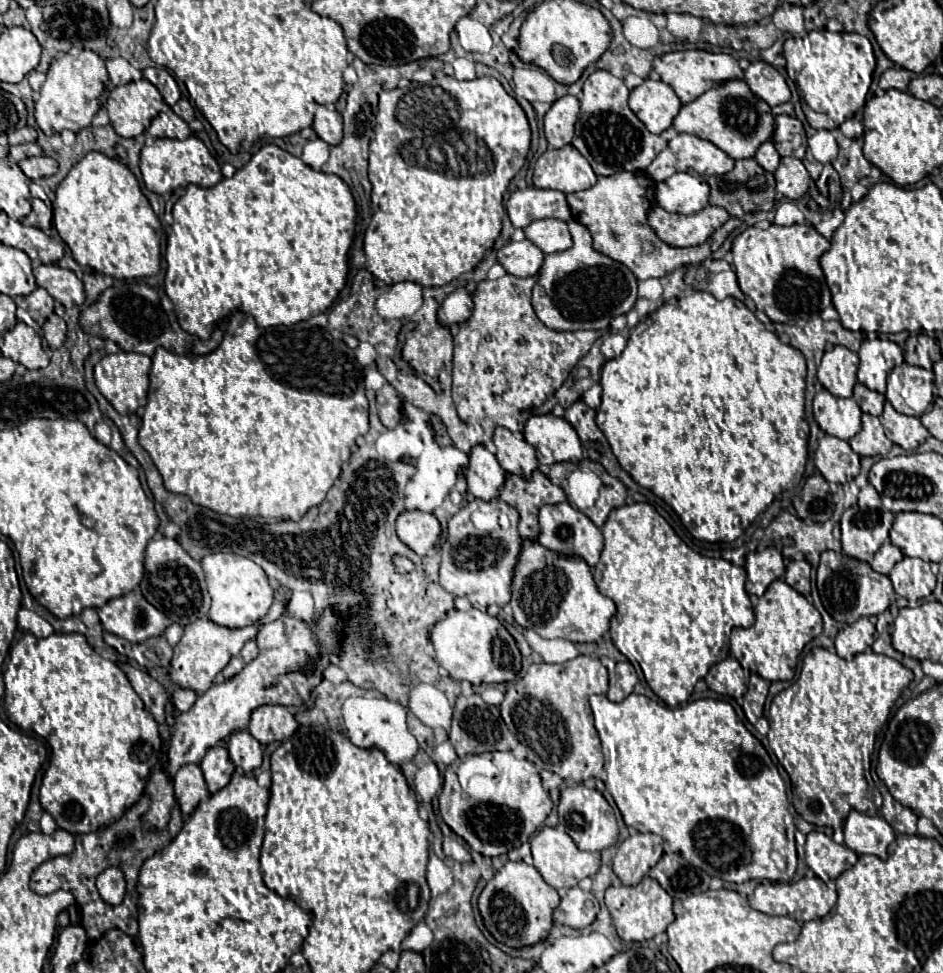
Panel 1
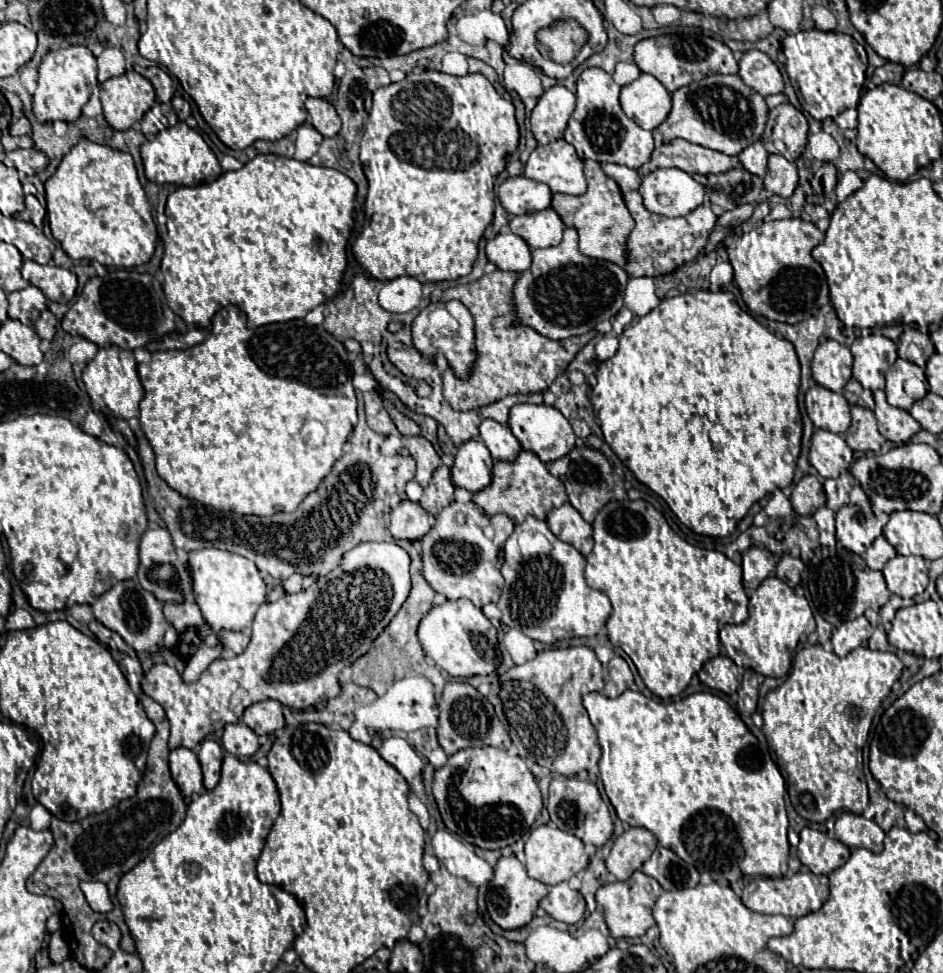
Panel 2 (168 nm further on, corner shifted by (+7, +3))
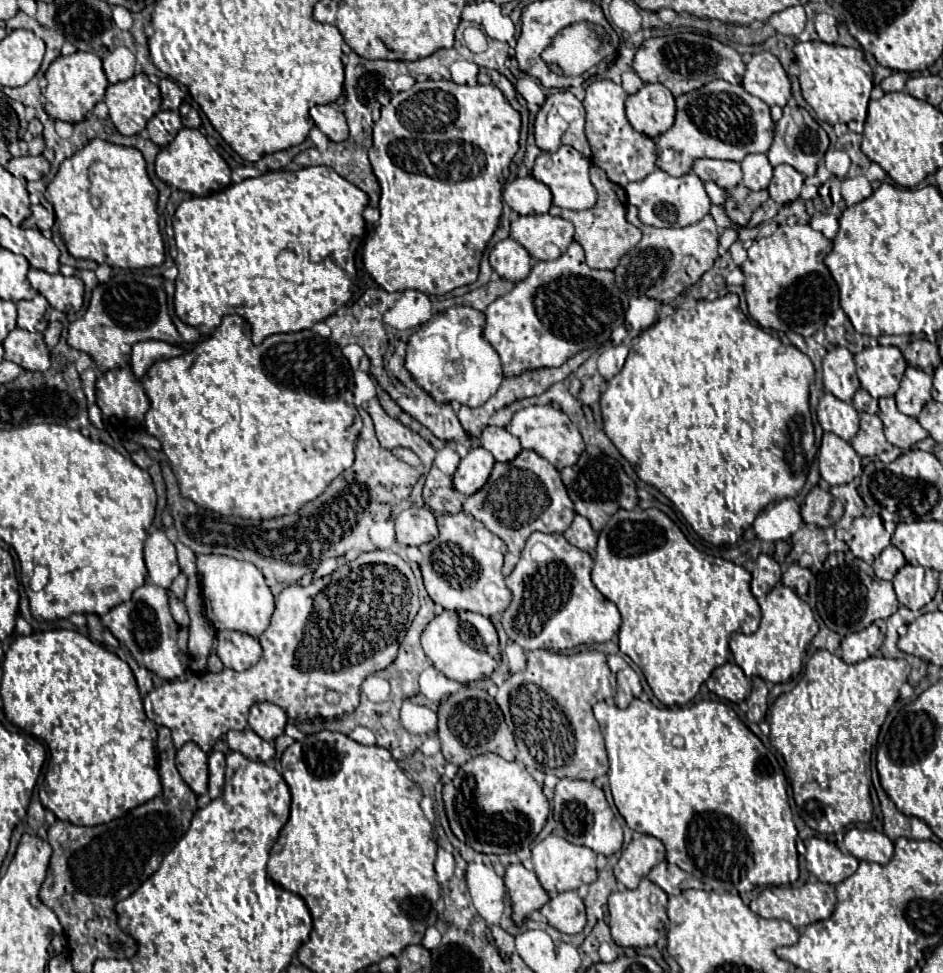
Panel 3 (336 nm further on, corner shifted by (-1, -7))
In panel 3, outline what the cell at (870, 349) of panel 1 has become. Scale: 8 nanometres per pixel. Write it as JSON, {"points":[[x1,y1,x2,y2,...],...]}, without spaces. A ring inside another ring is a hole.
{"points":[[866,347,856,357,860,385,874,397,894,397,906,371,906,359,898,347]]}

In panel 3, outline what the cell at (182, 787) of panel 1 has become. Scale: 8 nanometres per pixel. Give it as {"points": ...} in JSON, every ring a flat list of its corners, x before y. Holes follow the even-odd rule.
{"points":[[188,741,176,753,176,767,182,779,190,785,196,795,204,795,208,791,208,755,192,741]]}

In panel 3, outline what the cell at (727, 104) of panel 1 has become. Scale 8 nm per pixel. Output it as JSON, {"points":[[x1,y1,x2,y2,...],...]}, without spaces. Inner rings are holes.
{"points":[[724,79,676,97,674,125,656,137,656,165,672,177,682,177,692,171,696,159,730,159,742,161,750,153,766,153,772,145,774,121,770,107,748,95,742,85,730,85]]}

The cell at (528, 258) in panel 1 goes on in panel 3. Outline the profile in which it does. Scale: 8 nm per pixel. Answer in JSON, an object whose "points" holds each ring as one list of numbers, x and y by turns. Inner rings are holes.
{"points":[[504,239,490,251,490,265,502,279,518,283,532,269,532,257,514,239]]}

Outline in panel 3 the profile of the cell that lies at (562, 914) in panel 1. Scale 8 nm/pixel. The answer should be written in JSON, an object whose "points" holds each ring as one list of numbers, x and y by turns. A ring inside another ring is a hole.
{"points":[[584,884,578,889,558,893,552,897,540,909,540,913,546,917,548,925,562,933,580,933,587,923,586,911,584,911,583,892,592,885]]}

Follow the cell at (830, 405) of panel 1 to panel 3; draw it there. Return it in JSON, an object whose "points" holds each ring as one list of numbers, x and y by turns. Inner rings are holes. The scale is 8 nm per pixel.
{"points":[[824,393,820,397,816,417,824,431,834,433,846,441,850,441,858,433,860,417,858,417,856,409,852,407,852,403,840,401,832,393]]}

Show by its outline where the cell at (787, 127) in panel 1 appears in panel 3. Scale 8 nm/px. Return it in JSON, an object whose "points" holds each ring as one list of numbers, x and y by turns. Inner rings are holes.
{"points":[[784,107,784,117,775,123,774,140,768,151,768,159,772,165,788,163,808,177,816,173,816,165,820,159,824,159,828,145,830,141,826,131,812,119,812,115,804,107]]}

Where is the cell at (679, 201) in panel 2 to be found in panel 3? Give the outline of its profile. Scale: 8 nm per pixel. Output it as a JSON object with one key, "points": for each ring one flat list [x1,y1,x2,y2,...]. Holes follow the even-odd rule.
{"points":[[660,169,652,171,638,183,626,187,628,203,638,209,638,217,650,227,686,227,698,223,710,211,710,197,704,191,704,183,698,175,688,173,684,177,672,177]]}

